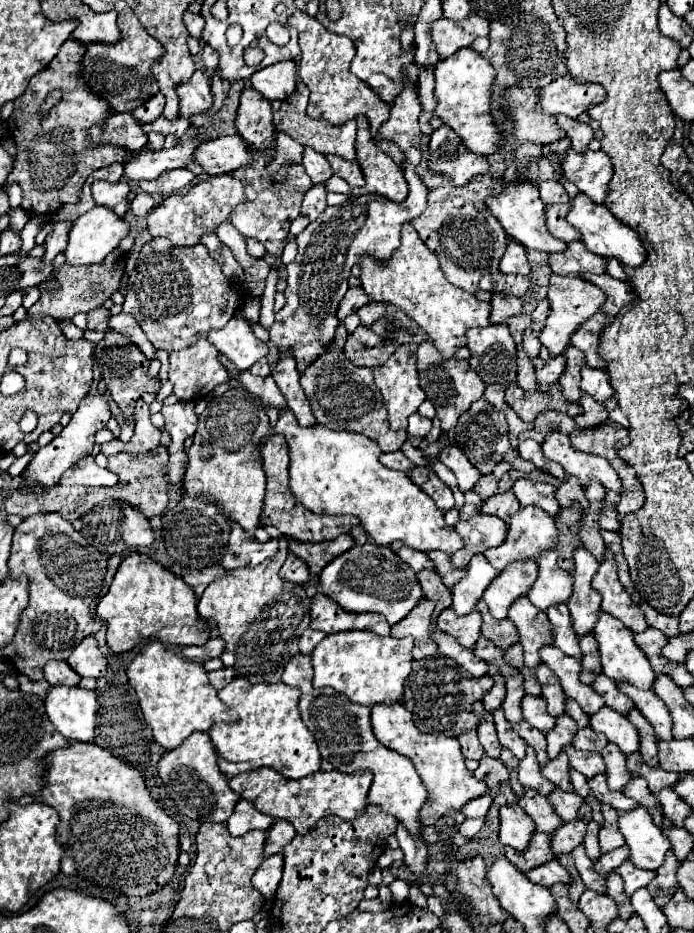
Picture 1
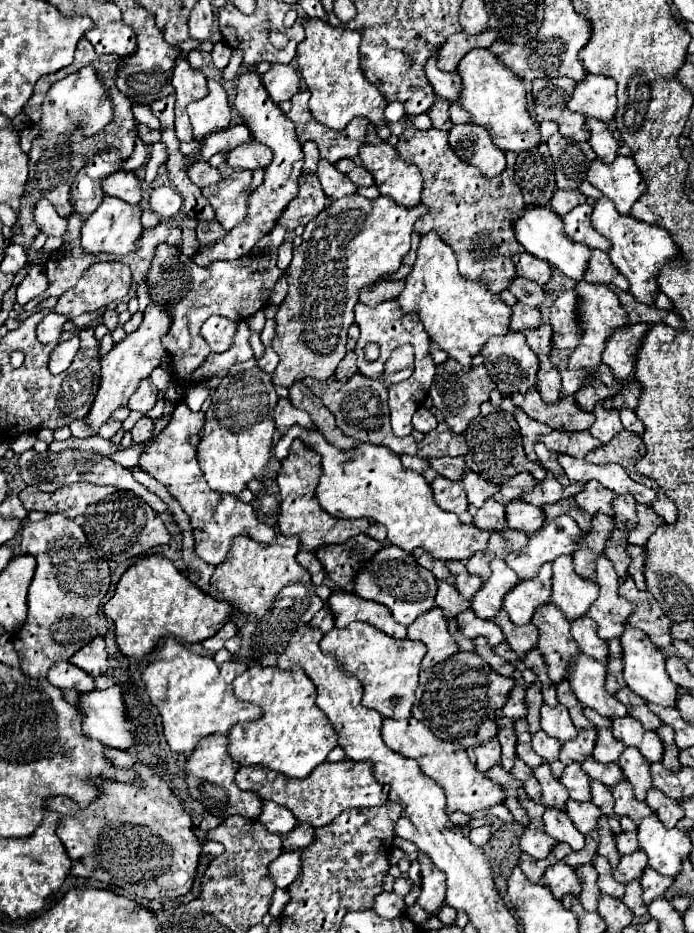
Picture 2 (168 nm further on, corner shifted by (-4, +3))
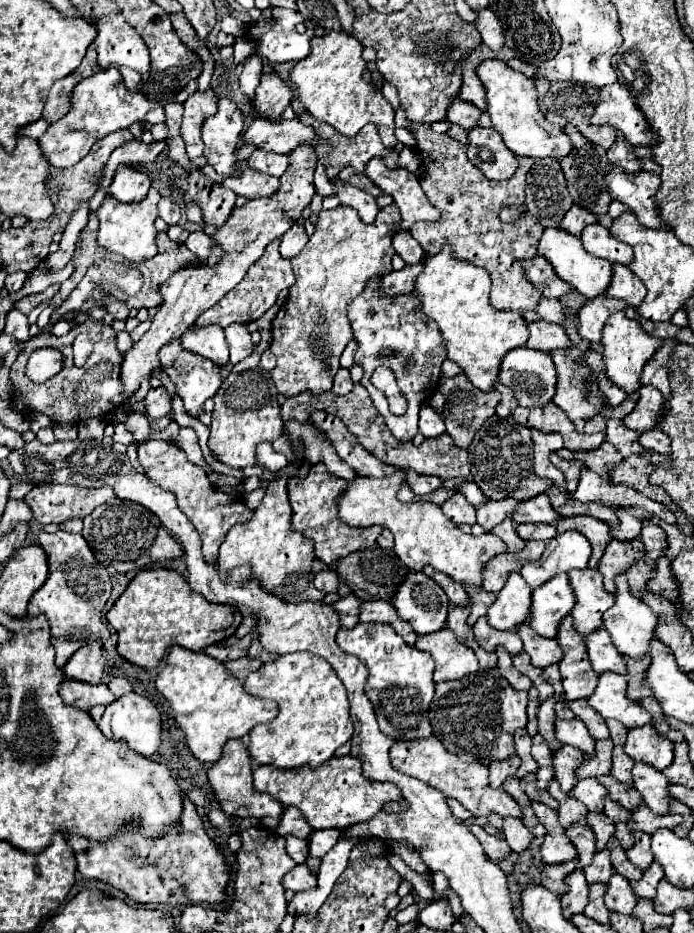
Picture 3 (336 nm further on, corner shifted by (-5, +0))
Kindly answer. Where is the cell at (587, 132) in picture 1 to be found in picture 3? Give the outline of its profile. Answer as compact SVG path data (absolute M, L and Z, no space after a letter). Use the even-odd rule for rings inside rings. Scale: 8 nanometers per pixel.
M619 137L617 143L609 149L609 159L611 159L613 165L617 165L617 167L621 167L621 169L625 169L629 173L635 173L635 171L639 173L643 169L639 165L639 161L637 161L633 145L627 139L623 139L623 137Z

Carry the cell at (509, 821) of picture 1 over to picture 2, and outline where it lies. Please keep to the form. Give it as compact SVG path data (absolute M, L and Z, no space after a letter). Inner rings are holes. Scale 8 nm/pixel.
M530 824L530 826L524 828L524 832L520 836L522 852L526 852L526 854L530 854L532 858L538 858L538 860L548 856L548 852L552 850L552 844L556 844L556 842L550 836L546 836L542 826L532 828L532 824Z

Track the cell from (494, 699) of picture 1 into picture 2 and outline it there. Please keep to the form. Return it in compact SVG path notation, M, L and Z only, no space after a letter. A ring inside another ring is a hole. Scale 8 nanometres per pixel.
M514 686L514 688L510 690L508 700L506 700L506 704L502 706L502 714L508 716L510 720L524 718L524 714L526 714L526 708L524 708L524 688Z

